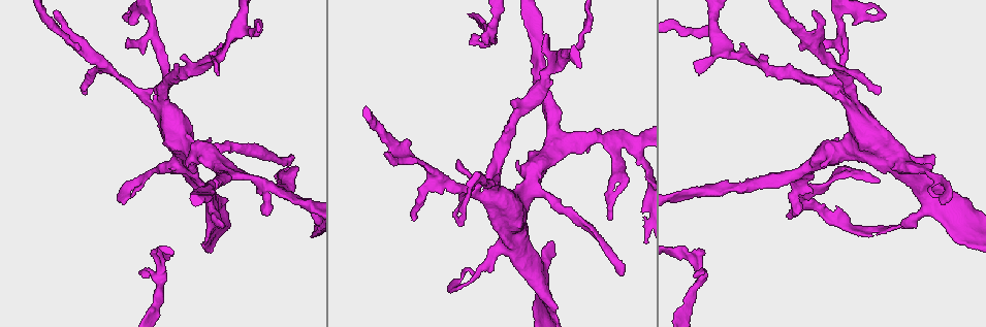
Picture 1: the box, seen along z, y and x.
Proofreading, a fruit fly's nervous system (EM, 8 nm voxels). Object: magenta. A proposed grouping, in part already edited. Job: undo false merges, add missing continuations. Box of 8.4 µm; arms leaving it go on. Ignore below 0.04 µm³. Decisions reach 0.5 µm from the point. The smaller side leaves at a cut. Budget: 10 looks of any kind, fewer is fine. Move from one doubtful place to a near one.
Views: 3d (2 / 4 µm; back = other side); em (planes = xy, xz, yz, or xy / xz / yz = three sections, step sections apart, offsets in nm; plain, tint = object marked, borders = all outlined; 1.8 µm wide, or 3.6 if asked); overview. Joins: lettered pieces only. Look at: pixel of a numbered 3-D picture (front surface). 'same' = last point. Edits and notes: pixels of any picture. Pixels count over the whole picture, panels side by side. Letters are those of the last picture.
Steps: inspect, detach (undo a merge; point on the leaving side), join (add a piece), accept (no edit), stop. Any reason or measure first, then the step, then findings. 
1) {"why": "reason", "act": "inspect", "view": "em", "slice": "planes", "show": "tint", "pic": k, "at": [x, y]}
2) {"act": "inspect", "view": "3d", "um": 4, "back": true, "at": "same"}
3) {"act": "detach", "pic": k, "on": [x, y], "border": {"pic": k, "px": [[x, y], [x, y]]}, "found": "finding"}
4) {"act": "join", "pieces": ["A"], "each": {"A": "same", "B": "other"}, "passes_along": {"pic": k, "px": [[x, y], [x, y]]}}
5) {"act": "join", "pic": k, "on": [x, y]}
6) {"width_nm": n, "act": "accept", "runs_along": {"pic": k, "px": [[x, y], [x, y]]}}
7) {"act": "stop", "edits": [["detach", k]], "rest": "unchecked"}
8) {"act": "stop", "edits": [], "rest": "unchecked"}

{"why": "calibre changes", "act": "inspect", "view": "em", "slice": "planes", "show": "tint", "pic": 1, "at": [612, 144]}

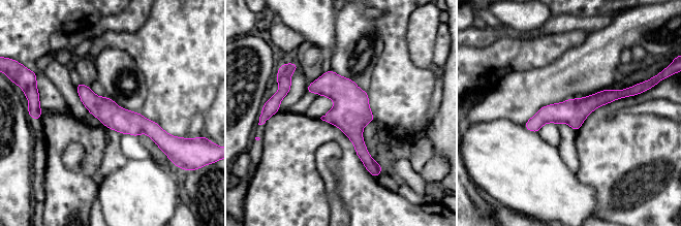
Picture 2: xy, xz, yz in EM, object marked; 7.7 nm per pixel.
{"why": "see the neighbours", "act": "inspect", "view": "em", "slice": "planes", "show": "borders", "at": "same"}

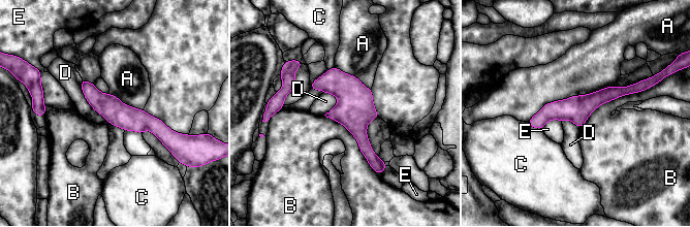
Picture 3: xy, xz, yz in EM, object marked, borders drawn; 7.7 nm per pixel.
{"width_nm": 190, "act": "accept", "each": {"A": "other", "B": "other", "C": "other", "D": "other", "E": "other"}, "runs_along": {"pic": 3, "px": [[634, 90], [531, 122]]}, "found": "all the same cell"}

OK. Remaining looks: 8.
{"why": "end of a long branch", "act": "inspect", "view": "em", "slice": "planes", "show": "borders", "pic": 1, "at": [624, 274]}

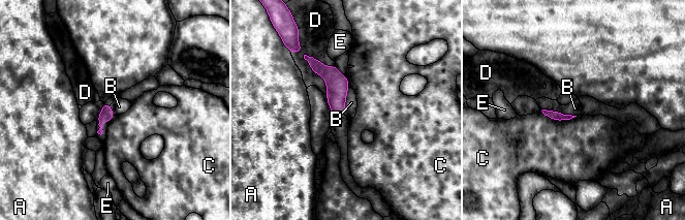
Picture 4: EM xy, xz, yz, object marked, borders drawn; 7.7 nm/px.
{"act": "accept", "each": {"A": "other", "B": "other", "C": "other", "D": "other", "E": "other"}, "border": {"pic": 4, "px": [[542, 108], [575, 116]]}, "found": "none of them fits"}

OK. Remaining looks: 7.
{"why": "sudden change in width", "act": "inspect", "view": "3d", "um": 4, "pic": 1, "at": [188, 147]}

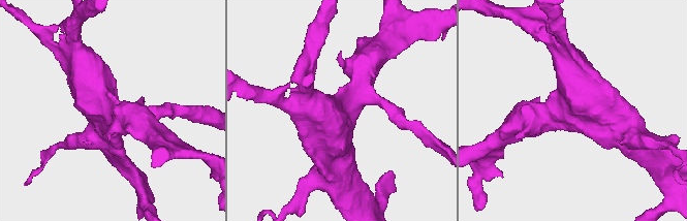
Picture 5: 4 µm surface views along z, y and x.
{"why": "now the EM", "act": "inspect", "view": "em", "um": 3.6, "slice": "planes", "show": "borders", "pic": 5, "at": [570, 110]}

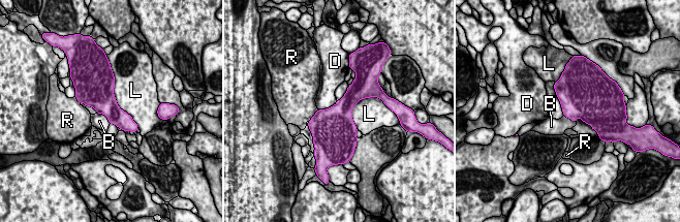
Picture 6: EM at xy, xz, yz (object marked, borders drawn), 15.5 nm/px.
{"longest_contact_nm": ["L", 950], "act": "accept", "each": {"B": "other", "D": "other", "L": "other", "R": "other"}, "border": {"pic": 6, "px": [[97, 113], [101, 113], [110, 123]]}, "found": "all the same cell"}

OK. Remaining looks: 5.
{"why": "an open end", "act": "inspect", "view": "3d", "um": 4, "pic": 1, "at": [881, 92]}

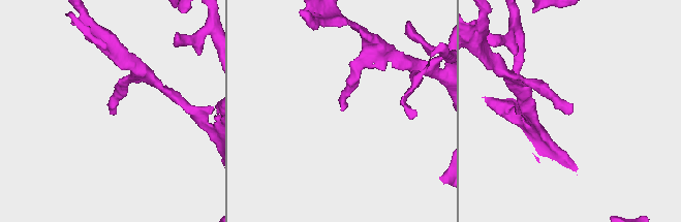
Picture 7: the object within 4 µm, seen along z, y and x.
{"act": "inspect", "view": "em", "slice": "planes", "show": "plain", "pic": 7, "at": [342, 108]}

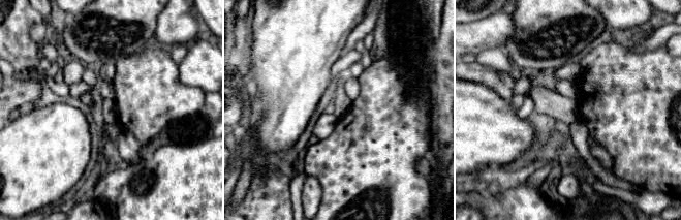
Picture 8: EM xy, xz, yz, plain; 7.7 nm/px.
{"act": "inspect", "view": "em", "slice": "planes", "show": "borders", "at": "same"}

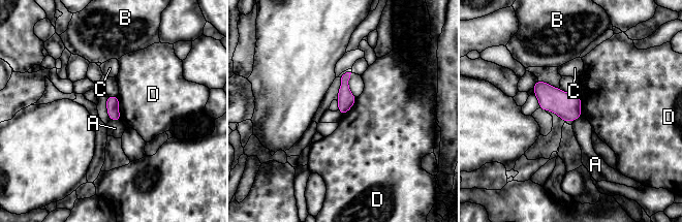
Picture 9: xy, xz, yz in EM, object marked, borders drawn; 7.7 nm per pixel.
{"act": "accept", "each": {"A": "other", "B": "other", "C": "other", "D": "other"}, "border": {"pic": 9, "px": [[117, 96], [121, 120]]}, "found": "none of them fits"}

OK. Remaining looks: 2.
{"act": "stop", "edits": [], "rest": "unchecked"}

